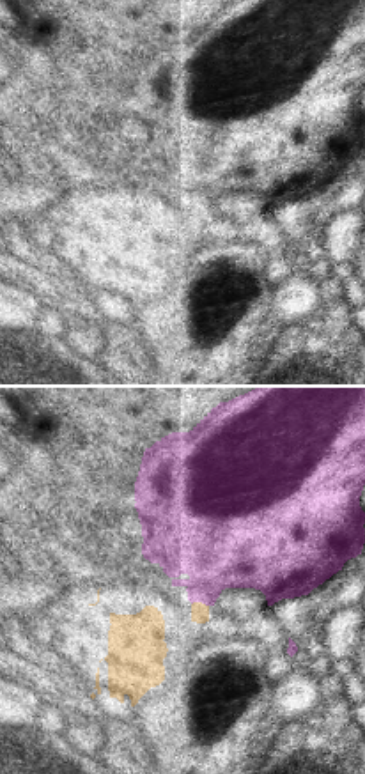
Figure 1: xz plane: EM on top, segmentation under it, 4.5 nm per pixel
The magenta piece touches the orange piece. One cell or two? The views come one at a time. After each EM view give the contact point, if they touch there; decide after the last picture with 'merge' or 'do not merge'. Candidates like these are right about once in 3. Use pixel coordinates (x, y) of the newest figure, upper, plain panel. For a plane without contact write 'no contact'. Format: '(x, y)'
(201, 204)

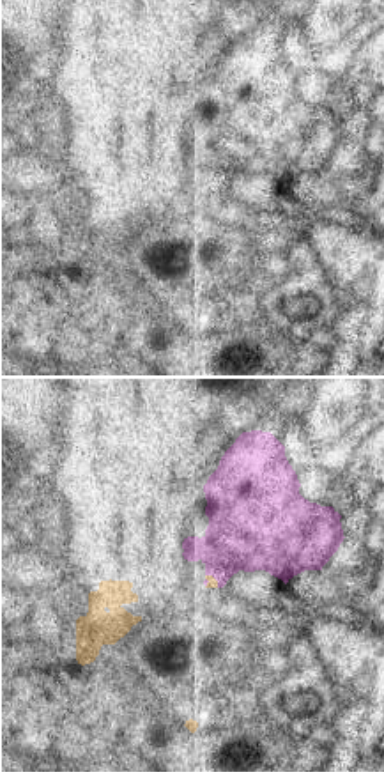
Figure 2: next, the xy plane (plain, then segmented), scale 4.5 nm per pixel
(215, 181)

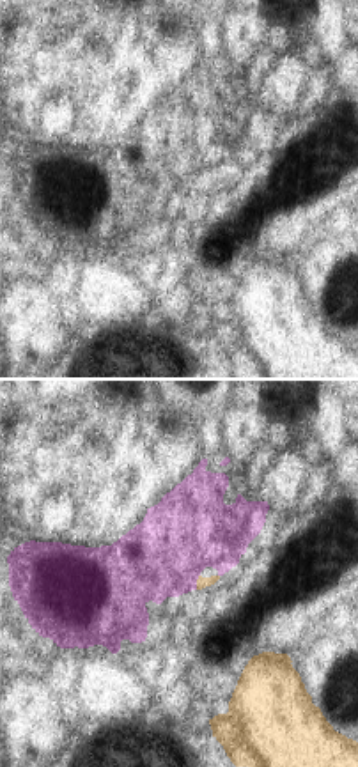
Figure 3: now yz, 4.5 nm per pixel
(195, 185)

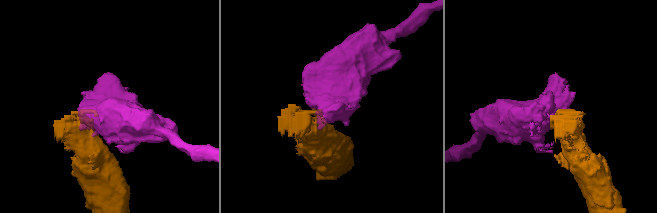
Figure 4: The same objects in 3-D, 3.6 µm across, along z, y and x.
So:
do not merge

